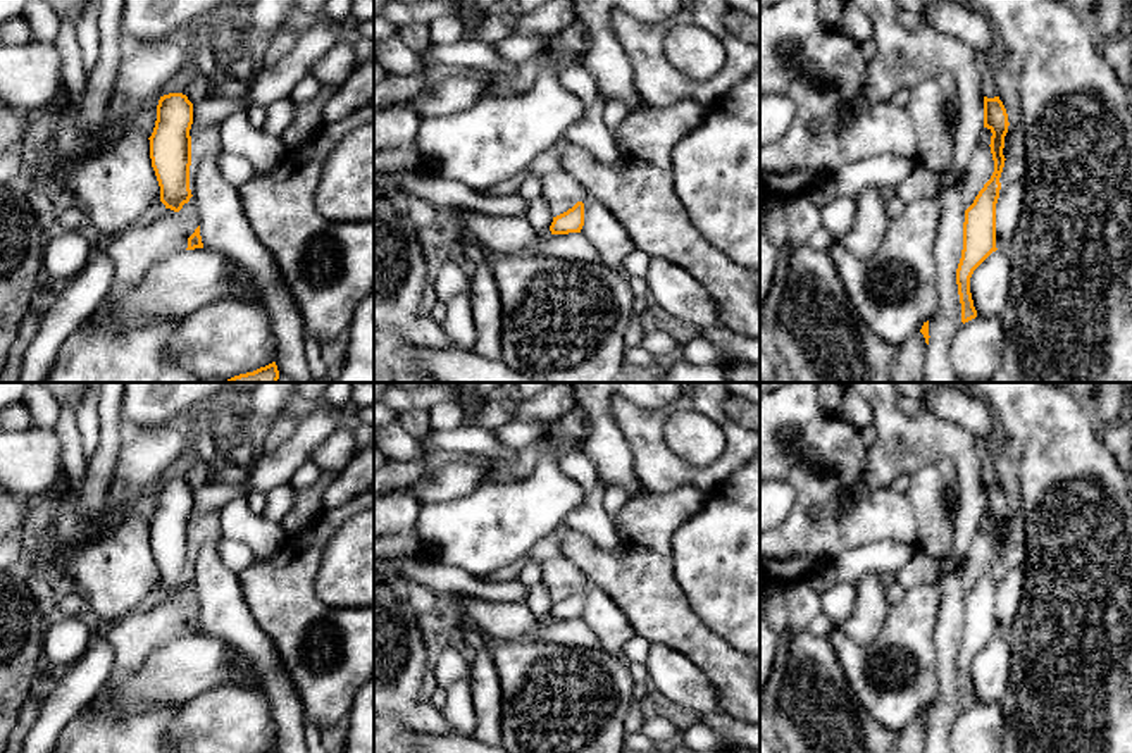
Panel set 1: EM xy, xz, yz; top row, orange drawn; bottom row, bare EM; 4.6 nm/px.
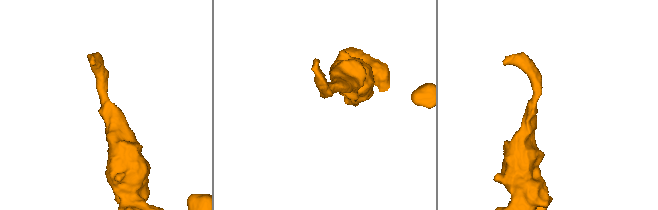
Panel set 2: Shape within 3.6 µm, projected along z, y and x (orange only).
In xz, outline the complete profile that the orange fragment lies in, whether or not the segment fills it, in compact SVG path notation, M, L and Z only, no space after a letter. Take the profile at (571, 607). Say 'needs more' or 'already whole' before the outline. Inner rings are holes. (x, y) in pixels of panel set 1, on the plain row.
already whole; M577 588L567 598L553 603L550 617L551 620L581 619L582 612L584 612L584 589Z

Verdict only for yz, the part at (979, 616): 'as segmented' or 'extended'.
as segmented

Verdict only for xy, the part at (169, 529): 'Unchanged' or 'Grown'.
Unchanged

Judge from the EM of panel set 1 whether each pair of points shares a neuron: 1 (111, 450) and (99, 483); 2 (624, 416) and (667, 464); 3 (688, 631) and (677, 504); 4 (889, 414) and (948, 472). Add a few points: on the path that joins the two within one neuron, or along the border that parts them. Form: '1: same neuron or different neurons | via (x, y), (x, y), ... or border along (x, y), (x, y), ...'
1: same neuron | via (105, 459), (99, 474)
2: same neuron | via (636, 428), (655, 452)
3: same neuron | via (657, 600), (657, 535)
4: different neurons | border along (943, 455), (955, 466), (957, 498)

